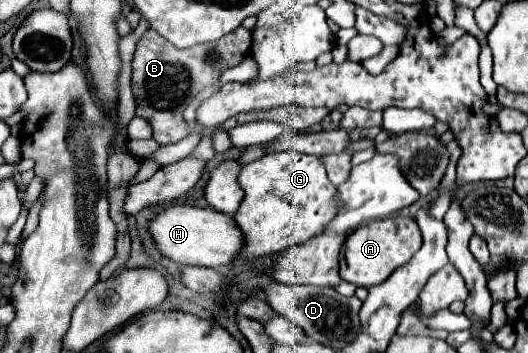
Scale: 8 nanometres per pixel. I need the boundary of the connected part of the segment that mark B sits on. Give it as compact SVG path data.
M244 27L234 29L216 43L204 43L190 49L176 49L152 29L144 33L132 61L132 91L136 97L136 115L144 117L152 125L152 137L160 145L176 143L190 133L190 125L184 123L182 111L178 111L178 91L182 91L182 87L202 87L202 67L238 65L250 53L250 45L252 33Z

